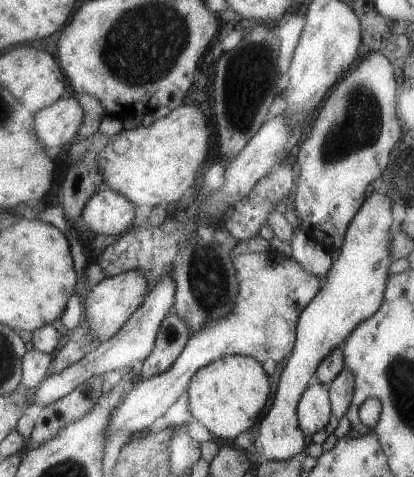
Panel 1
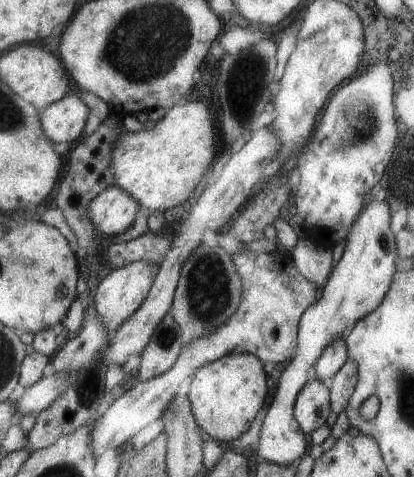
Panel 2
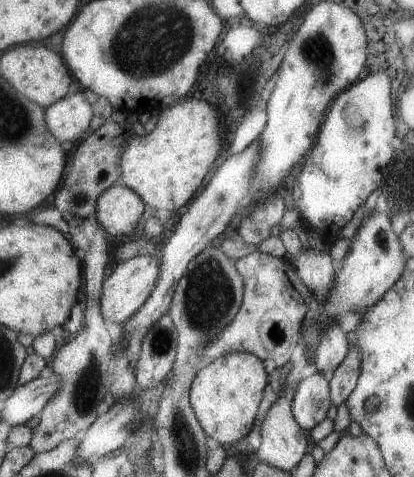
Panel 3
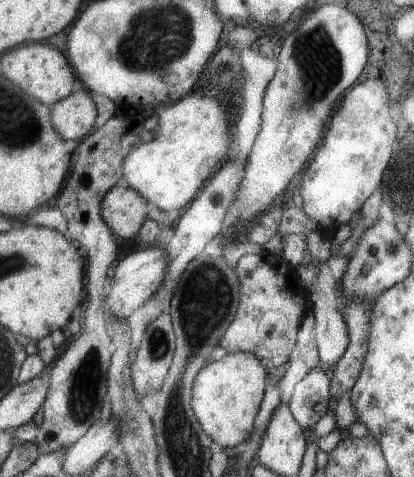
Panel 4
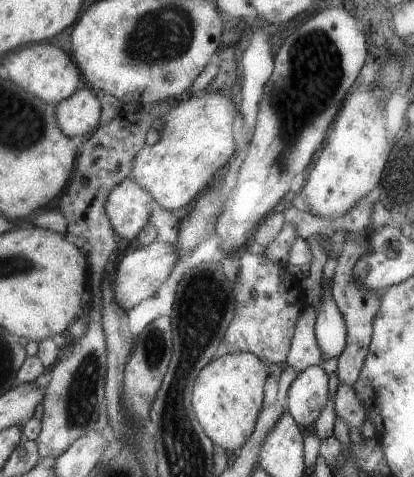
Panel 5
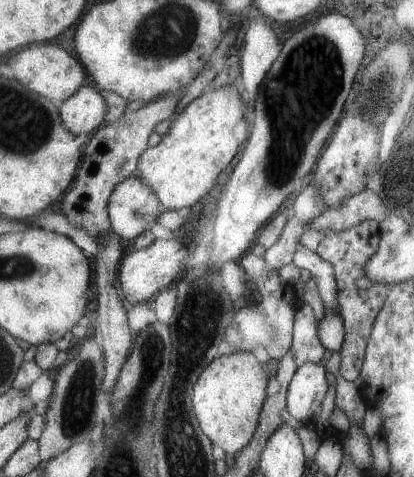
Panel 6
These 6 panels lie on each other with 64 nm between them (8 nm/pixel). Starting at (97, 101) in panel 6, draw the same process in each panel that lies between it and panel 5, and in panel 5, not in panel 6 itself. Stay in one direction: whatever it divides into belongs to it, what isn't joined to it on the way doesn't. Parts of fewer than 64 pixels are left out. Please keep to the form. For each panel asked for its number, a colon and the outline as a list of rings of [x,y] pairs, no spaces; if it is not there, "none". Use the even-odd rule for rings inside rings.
5: [[[81,88],[67,102],[57,106],[59,126],[69,138],[91,136],[99,128],[103,104],[95,94],[93,88]]]

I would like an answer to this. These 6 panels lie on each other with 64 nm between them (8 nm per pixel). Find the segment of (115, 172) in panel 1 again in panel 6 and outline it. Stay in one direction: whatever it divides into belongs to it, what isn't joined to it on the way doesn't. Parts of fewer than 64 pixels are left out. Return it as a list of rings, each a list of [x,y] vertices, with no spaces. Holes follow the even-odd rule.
[[[231,84],[219,90],[205,90],[201,98],[175,116],[161,144],[145,150],[139,160],[139,176],[159,194],[167,210],[181,210],[199,202],[213,186],[215,176],[237,156],[233,126],[241,118],[241,110],[241,96]]]

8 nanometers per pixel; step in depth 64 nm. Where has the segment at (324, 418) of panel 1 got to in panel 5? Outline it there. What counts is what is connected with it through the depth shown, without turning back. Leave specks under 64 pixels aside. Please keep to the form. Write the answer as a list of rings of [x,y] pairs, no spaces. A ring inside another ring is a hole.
[[[307,366],[299,370],[289,386],[287,412],[303,428],[313,430],[317,416],[321,414],[327,398],[327,374],[319,366]]]

